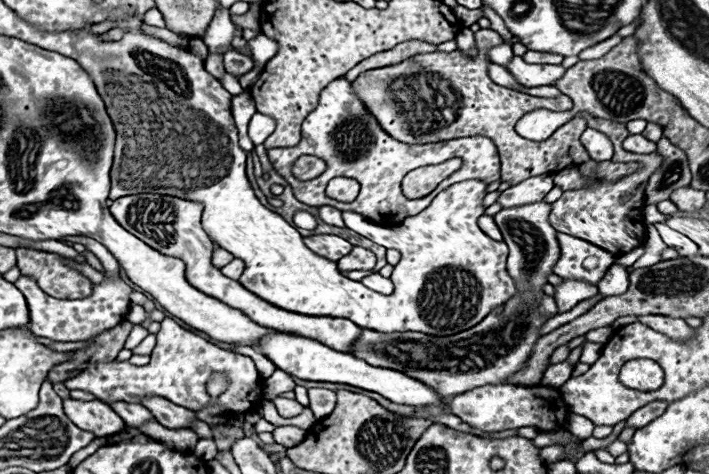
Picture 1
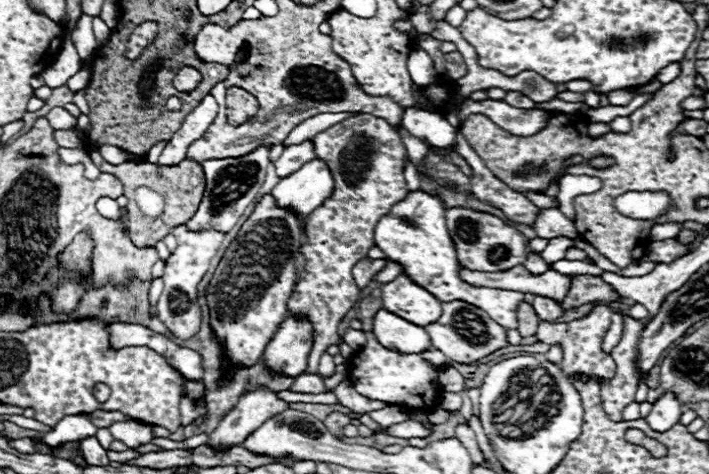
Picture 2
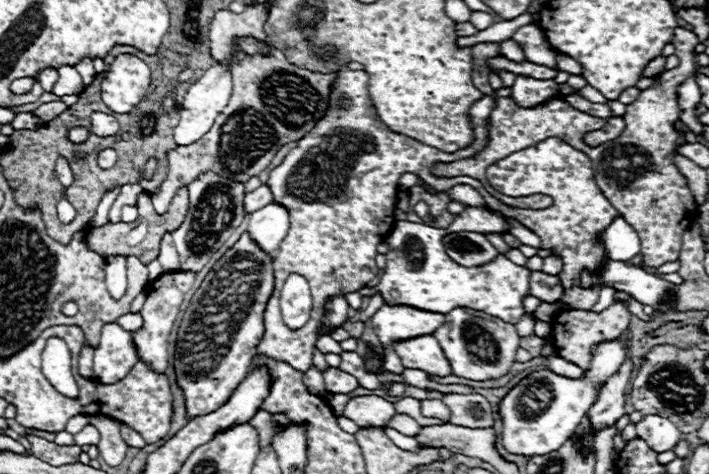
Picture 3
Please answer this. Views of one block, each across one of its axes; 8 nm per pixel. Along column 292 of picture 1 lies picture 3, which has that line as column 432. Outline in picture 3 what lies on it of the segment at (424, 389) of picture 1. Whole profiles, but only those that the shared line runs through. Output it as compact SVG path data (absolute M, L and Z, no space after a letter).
M432 334L396 342L394 348L404 368L422 370L430 376L450 376L452 374L452 366Z

